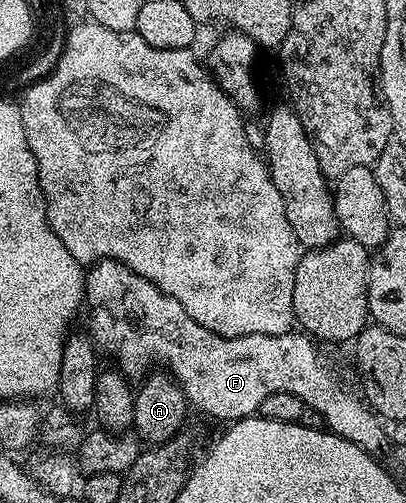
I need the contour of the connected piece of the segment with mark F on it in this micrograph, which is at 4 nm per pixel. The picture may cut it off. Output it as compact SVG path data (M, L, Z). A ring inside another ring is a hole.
M98 260L86 271L83 304L87 312L89 308L89 336L102 353L105 351L107 355L117 359L116 367L126 377L141 378L154 366L164 366L183 390L190 409L198 408L217 420L225 420L224 422L236 422L254 415L265 399L282 392L301 400L304 407L318 411L325 419L328 431L367 453L377 454L385 440L387 444L387 428L381 417L356 391L353 393L351 389L345 388L344 382L337 377L336 370L329 365L328 358L316 348L318 345L300 331L220 336L207 330L207 326L199 326L199 322L195 322L195 318L191 318L191 314L187 314L187 310L179 306L175 297L163 294L159 286L135 274L135 270L131 270L126 264L120 264L118 260Z

